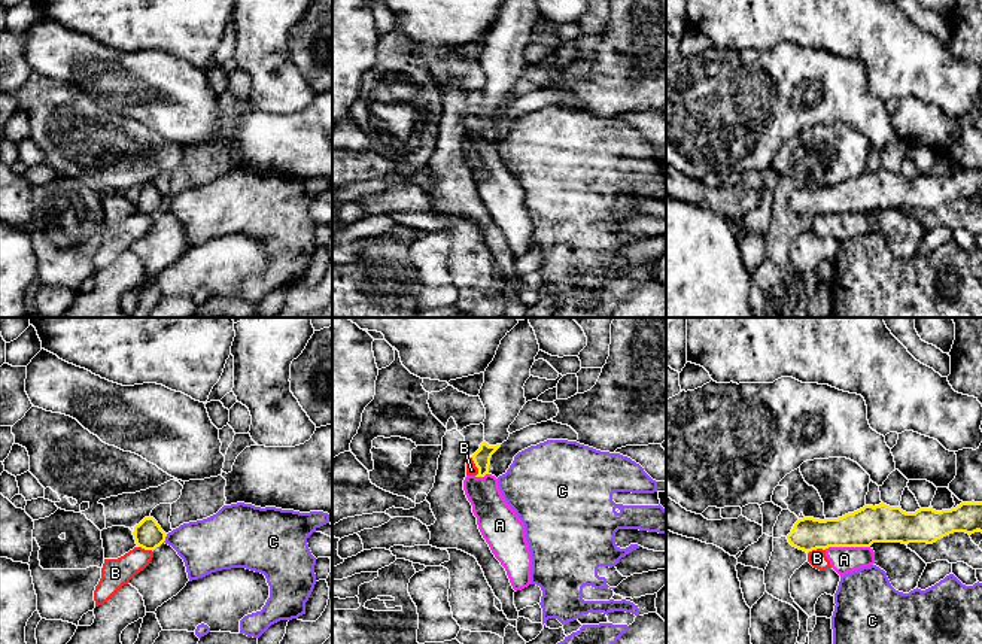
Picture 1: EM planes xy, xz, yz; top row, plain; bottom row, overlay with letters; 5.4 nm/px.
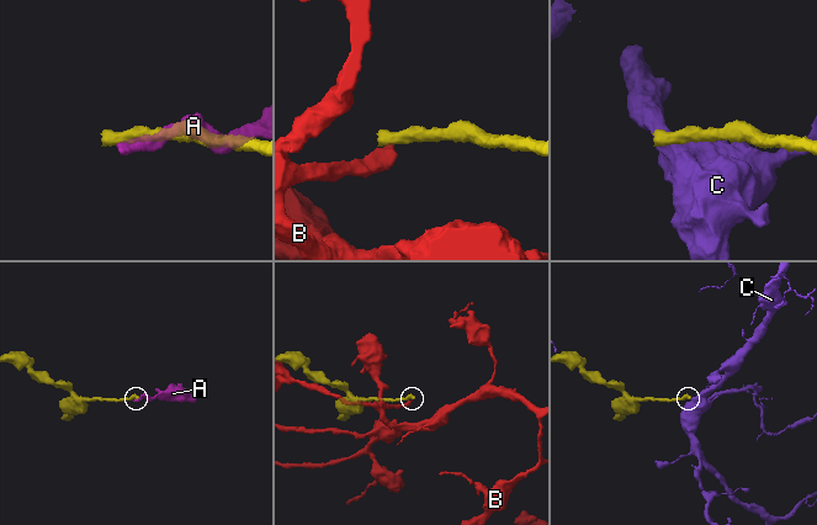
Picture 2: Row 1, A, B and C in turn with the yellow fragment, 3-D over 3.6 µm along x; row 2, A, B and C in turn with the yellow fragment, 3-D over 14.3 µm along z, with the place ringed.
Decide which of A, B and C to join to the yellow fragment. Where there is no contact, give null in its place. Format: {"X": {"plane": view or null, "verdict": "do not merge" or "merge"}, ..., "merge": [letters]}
{"A": {"plane": "yz", "verdict": "do not merge"}, "B": {"plane": "xz", "verdict": "do not merge"}, "C": {"plane": "xy", "verdict": "do not merge"}, "merge": []}

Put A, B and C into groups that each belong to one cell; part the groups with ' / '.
A B / C

